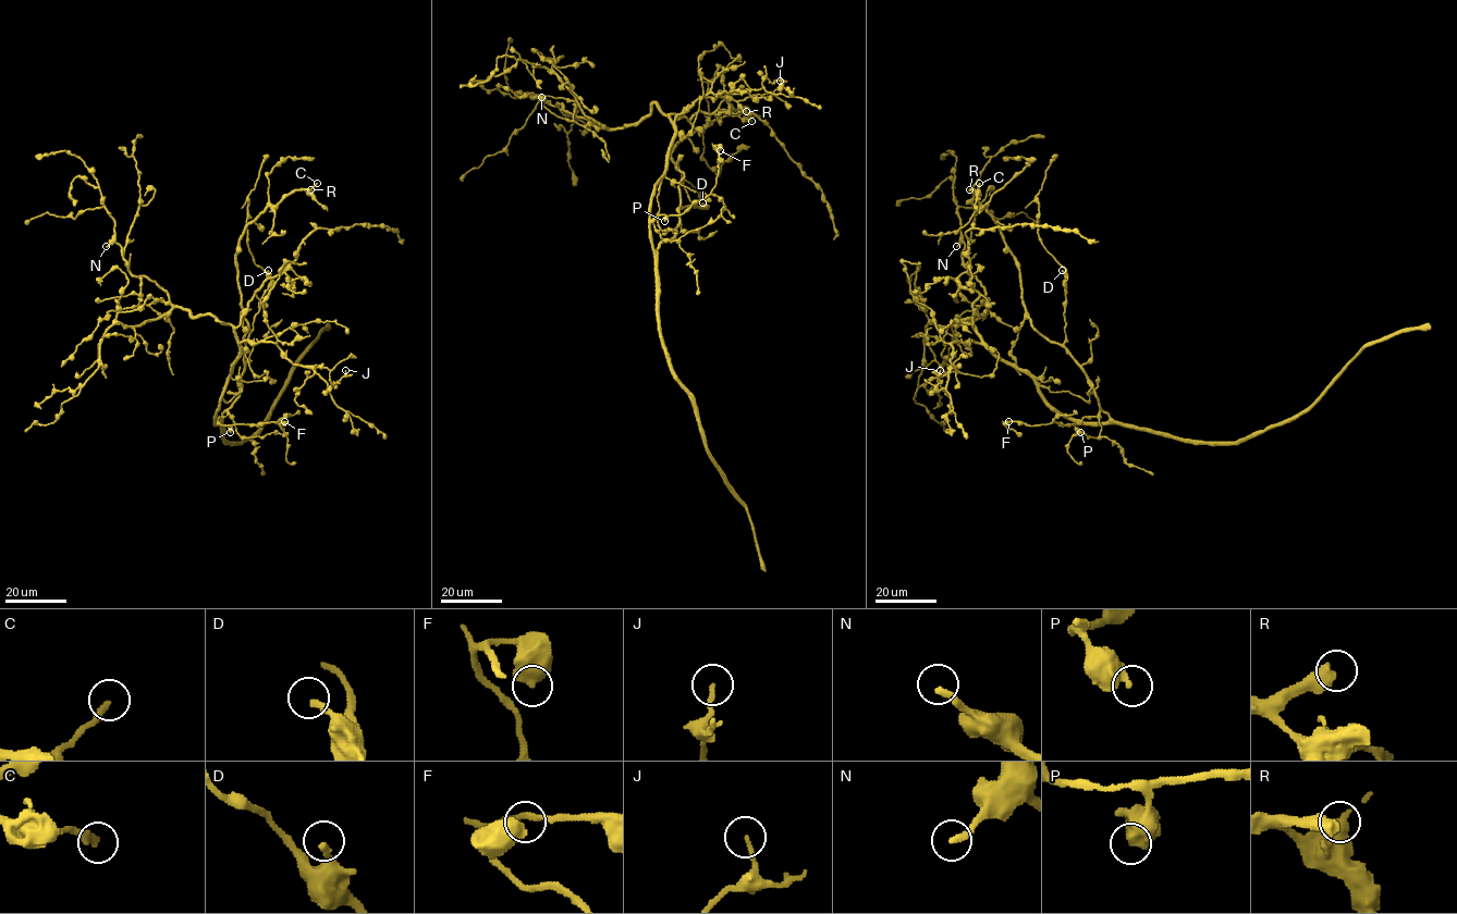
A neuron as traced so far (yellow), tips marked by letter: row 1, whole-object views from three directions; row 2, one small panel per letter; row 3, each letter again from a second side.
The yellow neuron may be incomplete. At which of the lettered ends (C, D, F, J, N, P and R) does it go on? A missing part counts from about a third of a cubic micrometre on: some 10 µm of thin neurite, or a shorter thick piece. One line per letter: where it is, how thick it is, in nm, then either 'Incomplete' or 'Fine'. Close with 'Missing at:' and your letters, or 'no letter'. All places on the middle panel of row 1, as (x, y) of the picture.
C: Place: (751, 121). Thickness 280 nm. Incomplete
D: Place: (702, 202). Thickness 240 nm. Fine
F: Place: (720, 150). Thickness 700 nm. Fine
J: Place: (780, 81). Thickness 160 nm. Fine
N: Place: (541, 97). Thickness 240 nm. Incomplete
P: Place: (664, 221). Thickness 360 nm. Fine
R: Place: (746, 111). Thickness 550 nm. Incomplete
Missing at: C, N, R

